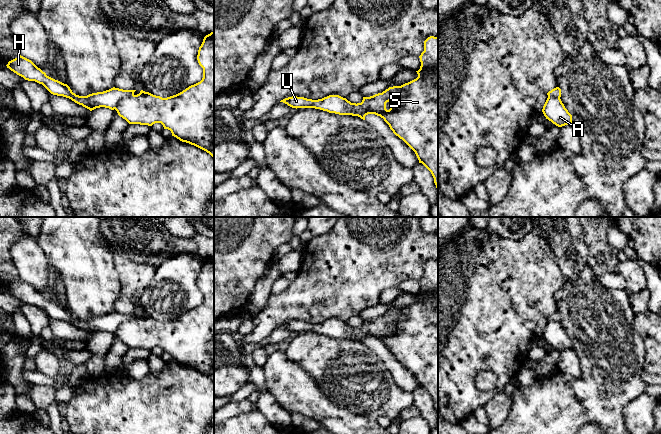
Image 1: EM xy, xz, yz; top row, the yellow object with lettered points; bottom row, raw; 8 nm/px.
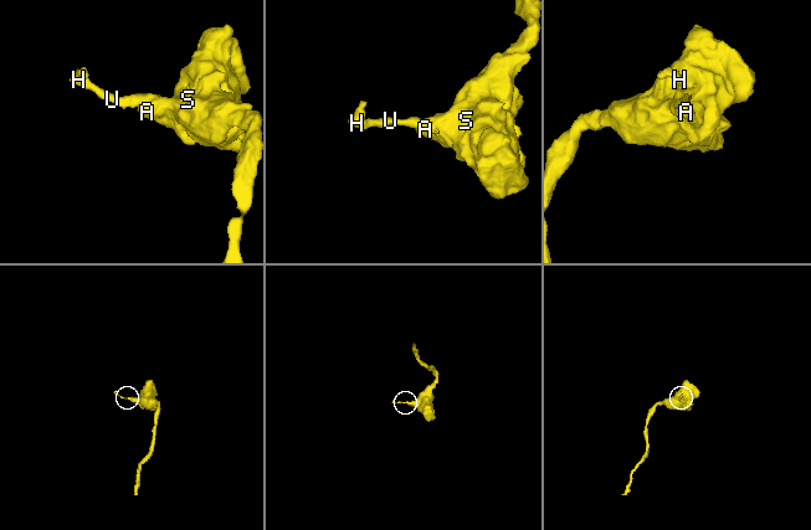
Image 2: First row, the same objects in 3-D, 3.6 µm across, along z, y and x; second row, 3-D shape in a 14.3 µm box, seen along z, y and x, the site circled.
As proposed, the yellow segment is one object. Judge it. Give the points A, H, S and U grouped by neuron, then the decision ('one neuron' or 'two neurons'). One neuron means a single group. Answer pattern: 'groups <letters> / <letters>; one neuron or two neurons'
groups A S / H U; two neurons

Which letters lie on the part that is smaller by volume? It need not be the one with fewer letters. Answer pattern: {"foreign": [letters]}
{"foreign": ["H", "U"]}

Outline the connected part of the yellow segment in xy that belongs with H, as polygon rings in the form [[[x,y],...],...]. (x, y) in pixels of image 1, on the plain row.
[[[20,278],[17,282],[9,285],[6,290],[25,304],[35,305],[42,308],[51,318],[69,322],[90,335],[100,331],[114,334],[121,324],[133,319],[136,315],[113,311],[103,316],[92,317],[87,320],[79,320],[73,317],[67,308],[47,300],[46,297],[38,292],[31,284]]]

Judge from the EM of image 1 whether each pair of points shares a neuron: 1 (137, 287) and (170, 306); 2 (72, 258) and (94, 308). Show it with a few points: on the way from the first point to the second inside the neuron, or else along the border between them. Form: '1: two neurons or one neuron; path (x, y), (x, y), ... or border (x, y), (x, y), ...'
1: two neurons; border (156, 271), (153, 279), (141, 295), (142, 313)
2: one neuron; path (84, 270), (90, 277), (94, 296)

